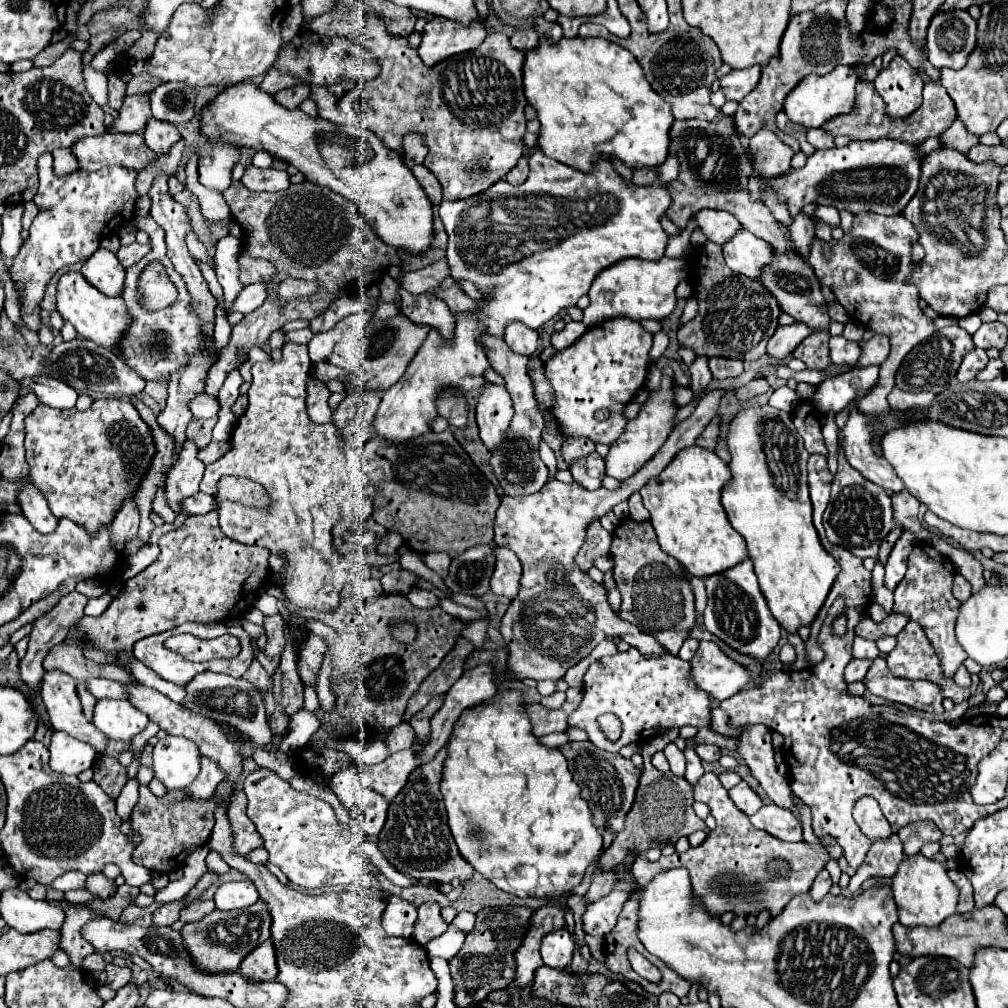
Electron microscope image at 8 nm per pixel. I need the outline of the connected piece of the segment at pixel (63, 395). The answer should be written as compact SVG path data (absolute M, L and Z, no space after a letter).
M24 378L24 380L20 380L20 386L36 392L36 396L40 398L42 404L48 404L48 406L54 406L60 410L72 408L76 404L76 398L78 398L78 392L62 380Z

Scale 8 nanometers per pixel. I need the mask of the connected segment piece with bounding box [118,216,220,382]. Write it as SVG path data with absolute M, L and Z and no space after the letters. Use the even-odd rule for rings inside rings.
M134 216L132 218L134 228L148 232L150 236L150 254L146 254L146 258L142 258L138 264L126 268L125 287L123 289L122 298L126 302L126 310L132 318L130 326L126 328L120 344L118 344L118 356L132 368L138 372L138 376L142 376L146 382L160 382L160 380L168 380L170 374L174 374L176 370L182 370L182 366L186 366L186 362L190 362L190 358L194 354L198 354L202 350L202 346L206 346L210 342L212 354L218 356L218 348L214 338L206 332L206 328L202 326L202 320L198 318L198 314L194 314L194 310L190 310L190 292L186 290L186 284L182 282L182 276L174 270L172 262L166 257L165 233L150 216ZM152 260L160 260L170 276L170 280L176 284L178 288L178 300L174 304L170 304L168 308L156 310L156 312L146 312L140 308L138 298L136 298L136 280L140 270L152 262Z

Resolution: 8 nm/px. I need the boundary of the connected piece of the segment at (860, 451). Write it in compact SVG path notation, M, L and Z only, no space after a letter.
M858 408L850 410L850 420L846 422L846 426L840 430L840 434L844 436L844 454L850 462L850 466L854 466L858 472L862 472L862 476L866 476L872 482L878 482L884 490L892 490L892 492L900 492L904 488L902 480L896 476L894 468L888 464L888 460L878 458L872 448L870 448L870 428L866 426L866 418L860 414Z

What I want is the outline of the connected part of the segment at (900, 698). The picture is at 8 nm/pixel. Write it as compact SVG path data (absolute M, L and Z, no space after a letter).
M878 656L874 658L866 678L864 678L866 688L892 702L906 704L910 708L928 712L928 714L942 714L942 690L934 686L934 682L926 680L906 680L906 678L896 678L890 674L886 662Z

